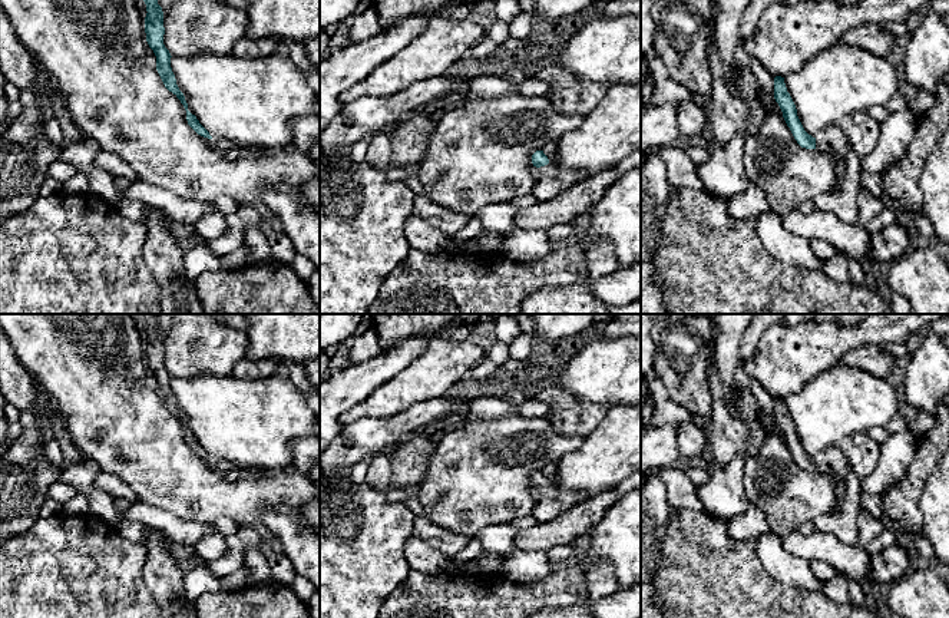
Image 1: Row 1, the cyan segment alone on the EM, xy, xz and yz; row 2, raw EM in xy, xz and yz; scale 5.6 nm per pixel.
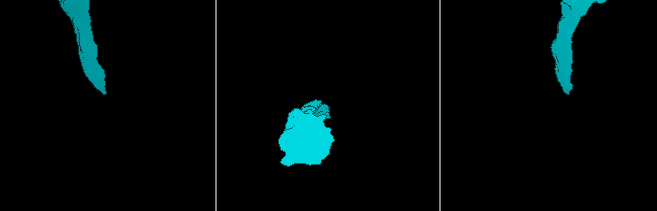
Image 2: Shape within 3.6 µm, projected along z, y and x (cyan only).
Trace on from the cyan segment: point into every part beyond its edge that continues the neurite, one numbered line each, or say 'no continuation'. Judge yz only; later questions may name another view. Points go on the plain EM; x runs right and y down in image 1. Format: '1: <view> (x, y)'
1: yz (832, 460)

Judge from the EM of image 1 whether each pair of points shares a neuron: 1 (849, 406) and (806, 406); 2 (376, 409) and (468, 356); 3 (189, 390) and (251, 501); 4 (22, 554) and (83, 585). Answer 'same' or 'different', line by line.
1: same
2: same
3: different
4: same

